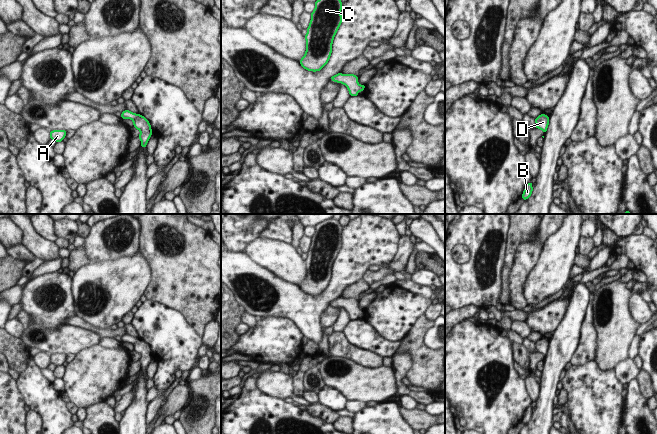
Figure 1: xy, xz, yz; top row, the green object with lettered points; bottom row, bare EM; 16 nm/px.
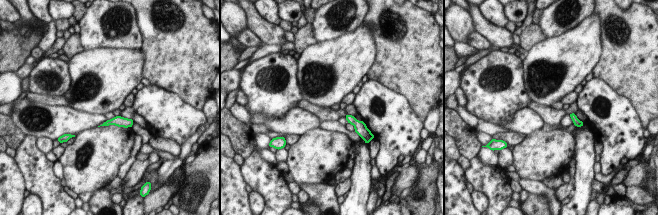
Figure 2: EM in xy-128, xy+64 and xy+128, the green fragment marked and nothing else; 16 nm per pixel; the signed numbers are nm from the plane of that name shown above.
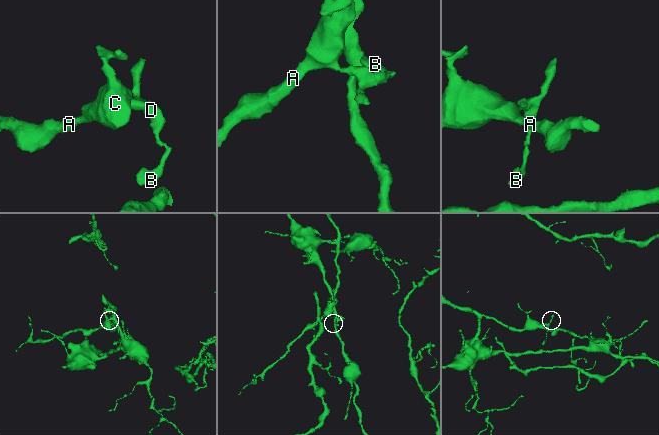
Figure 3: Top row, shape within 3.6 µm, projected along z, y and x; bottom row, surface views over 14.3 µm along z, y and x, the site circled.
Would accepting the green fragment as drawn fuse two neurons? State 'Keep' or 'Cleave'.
Keep.

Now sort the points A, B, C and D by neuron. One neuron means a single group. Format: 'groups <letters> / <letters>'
groups A B C D

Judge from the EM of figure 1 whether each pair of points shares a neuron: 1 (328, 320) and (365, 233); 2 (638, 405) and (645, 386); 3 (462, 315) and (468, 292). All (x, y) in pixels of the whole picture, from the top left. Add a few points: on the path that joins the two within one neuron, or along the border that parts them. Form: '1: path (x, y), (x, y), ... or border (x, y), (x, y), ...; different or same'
1: border (322, 313), (322, 328); different
2: border (636, 378), (640, 393), (646, 399); different
3: border (478, 308), (474, 305), (464, 305), (455, 310); different

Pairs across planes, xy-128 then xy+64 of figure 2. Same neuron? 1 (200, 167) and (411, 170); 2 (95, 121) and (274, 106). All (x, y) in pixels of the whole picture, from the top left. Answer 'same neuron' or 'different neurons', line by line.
1: different neurons
2: different neurons

